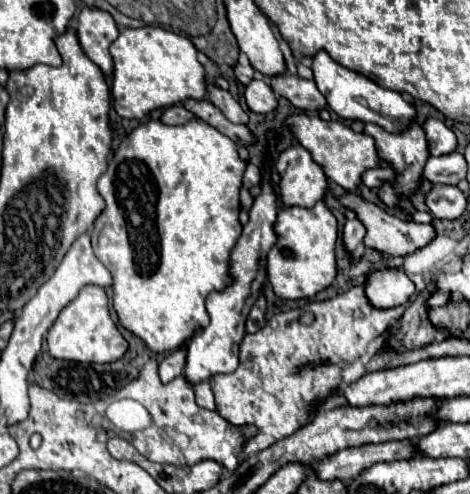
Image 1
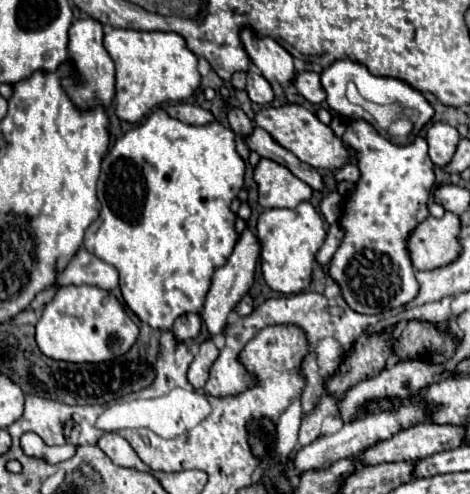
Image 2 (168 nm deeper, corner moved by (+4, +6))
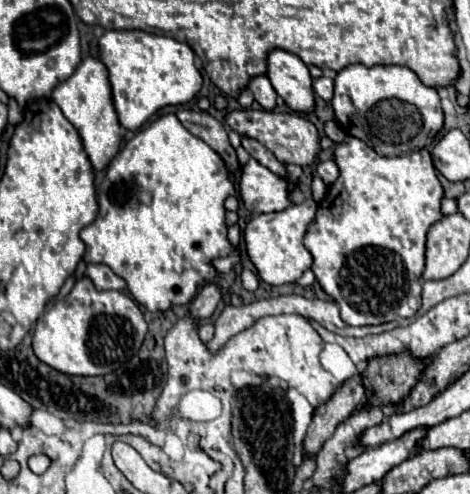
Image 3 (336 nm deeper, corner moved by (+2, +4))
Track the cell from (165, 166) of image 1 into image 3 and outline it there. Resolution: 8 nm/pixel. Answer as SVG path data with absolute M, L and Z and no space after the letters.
M174 114L158 116L158 118L152 120L146 128L142 128L132 140L128 140L126 146L120 150L120 154L110 162L110 166L108 166L108 170L106 170L106 176L104 176L102 184L98 186L98 196L100 196L100 198L98 198L98 216L96 216L96 220L94 220L90 226L86 226L86 228L80 232L80 238L82 238L84 244L86 244L84 262L96 260L96 262L100 262L100 264L110 266L120 278L126 280L132 298L134 298L140 306L148 308L150 312L166 312L166 310L170 310L170 308L176 306L176 304L180 304L180 306L190 304L192 298L198 294L200 284L214 282L214 278L218 276L216 268L212 266L212 260L218 258L218 256L222 256L222 254L230 254L230 252L232 252L232 244L230 244L230 240L228 240L228 226L226 226L226 218L224 218L224 216L226 216L224 200L226 200L230 194L234 194L234 192L236 192L234 176L228 172L224 158L222 158L216 150L212 150L202 138L190 134L190 132L180 124L180 120L178 120Z

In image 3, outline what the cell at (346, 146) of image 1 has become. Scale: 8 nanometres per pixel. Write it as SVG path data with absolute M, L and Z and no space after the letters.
M232 110L226 114L226 122L230 128L234 128L238 134L246 134L250 138L256 138L258 142L262 142L270 152L274 152L274 156L280 162L288 162L288 164L298 164L302 168L312 166L320 154L320 138L318 138L318 130L316 126L306 120L304 116L290 112L290 114L282 114L282 112L268 112L268 110Z

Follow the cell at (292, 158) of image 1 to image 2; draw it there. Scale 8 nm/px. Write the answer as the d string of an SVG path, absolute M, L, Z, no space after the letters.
M260 158L254 166L254 180L262 208L294 208L312 196L312 188L306 182L300 182L288 168L268 158Z

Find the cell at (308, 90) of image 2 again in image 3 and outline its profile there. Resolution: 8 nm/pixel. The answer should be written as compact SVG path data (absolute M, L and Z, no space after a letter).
M320 76L320 78L314 80L312 88L314 88L314 92L316 92L322 100L326 100L326 102L332 100L332 90L334 90L334 82L332 82L332 78Z

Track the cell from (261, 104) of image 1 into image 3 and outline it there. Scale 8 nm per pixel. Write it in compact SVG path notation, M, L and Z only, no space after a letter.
M254 76L250 82L248 82L248 88L250 92L254 94L256 102L264 108L264 110L272 110L276 106L276 90L272 88L268 76Z

